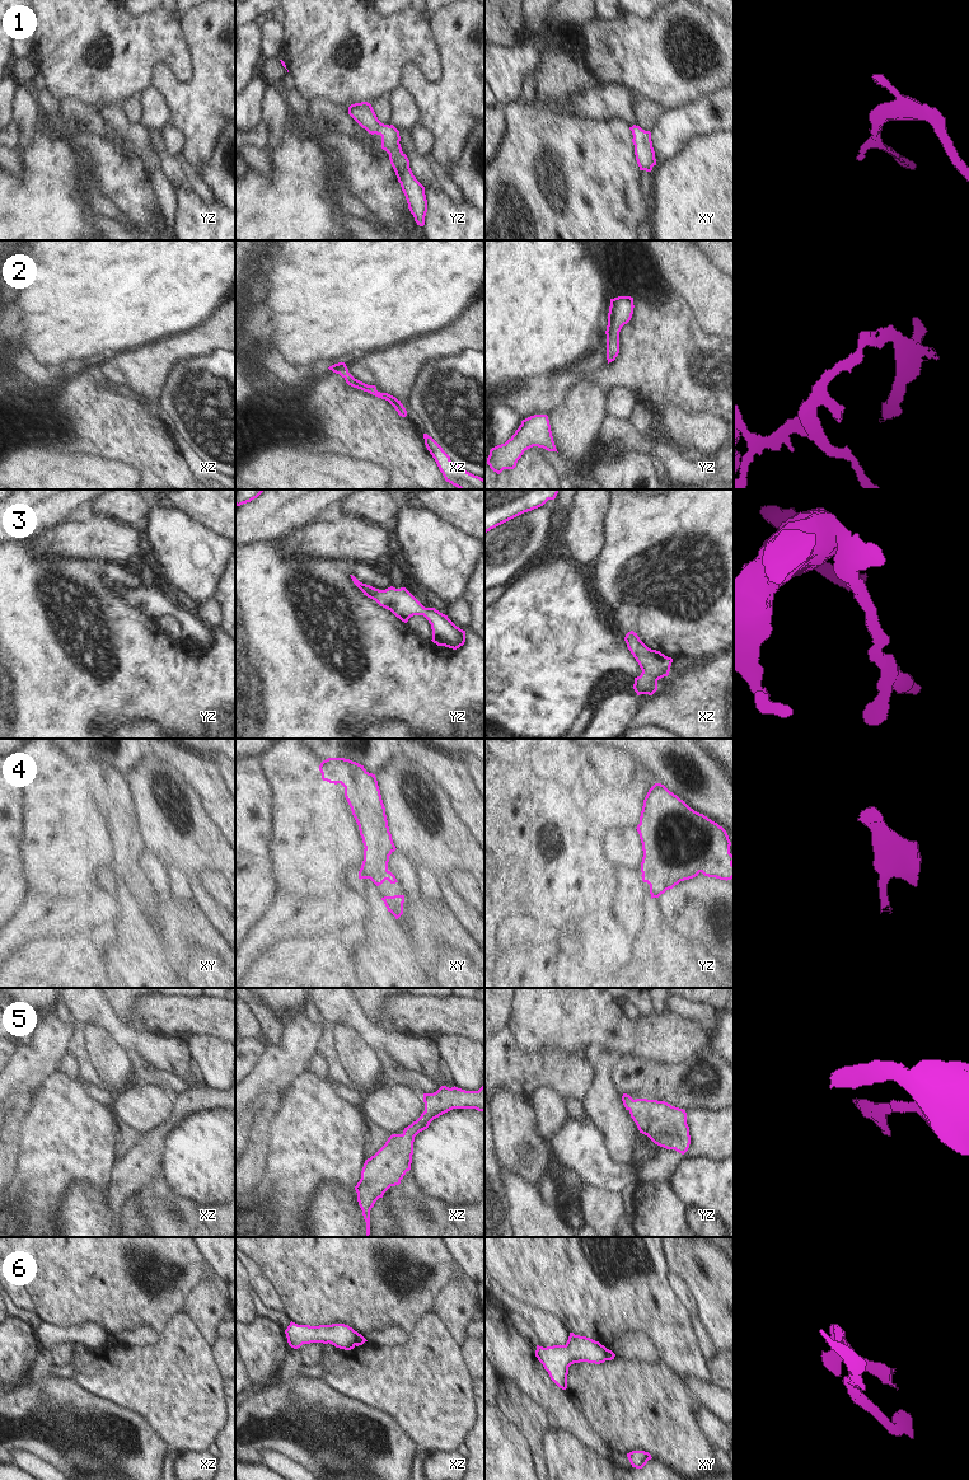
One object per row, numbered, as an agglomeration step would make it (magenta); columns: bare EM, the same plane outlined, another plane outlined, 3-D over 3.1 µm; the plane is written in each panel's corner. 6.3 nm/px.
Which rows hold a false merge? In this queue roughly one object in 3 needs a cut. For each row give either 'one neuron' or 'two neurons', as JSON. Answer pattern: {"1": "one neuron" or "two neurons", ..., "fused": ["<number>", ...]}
{"1": "one neuron", "2": "one neuron", "3": "one neuron", "4": "one neuron", "5": "one neuron", "6": "two neurons", "fused": ["6"]}

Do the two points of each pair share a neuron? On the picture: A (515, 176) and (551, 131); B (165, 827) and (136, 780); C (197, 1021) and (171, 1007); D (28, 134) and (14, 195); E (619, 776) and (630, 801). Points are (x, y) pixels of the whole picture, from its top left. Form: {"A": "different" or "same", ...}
{"A": "same", "B": "same", "C": "same", "D": "different", "E": "different"}

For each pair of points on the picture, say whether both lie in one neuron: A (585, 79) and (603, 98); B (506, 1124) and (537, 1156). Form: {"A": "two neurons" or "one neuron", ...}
{"A": "two neurons", "B": "one neuron"}

